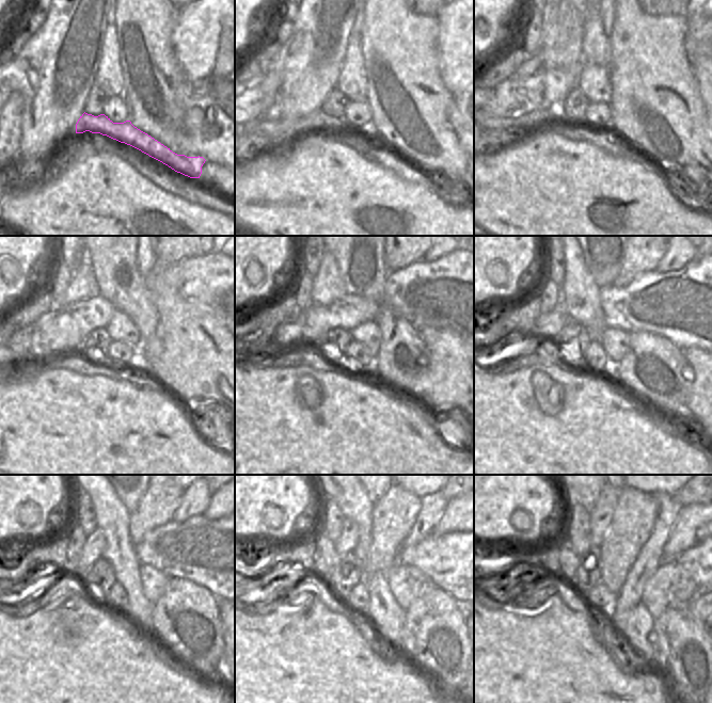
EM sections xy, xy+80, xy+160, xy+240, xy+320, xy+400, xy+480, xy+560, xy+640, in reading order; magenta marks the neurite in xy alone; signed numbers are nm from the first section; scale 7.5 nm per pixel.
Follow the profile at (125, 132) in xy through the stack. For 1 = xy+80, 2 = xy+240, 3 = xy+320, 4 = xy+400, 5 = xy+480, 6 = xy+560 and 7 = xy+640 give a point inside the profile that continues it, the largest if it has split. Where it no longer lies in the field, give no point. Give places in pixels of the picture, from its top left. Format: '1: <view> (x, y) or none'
1: xy+80 (279, 130)
2: xy+240 (17, 357)
3: none
4: none
5: none
6: none
7: none

